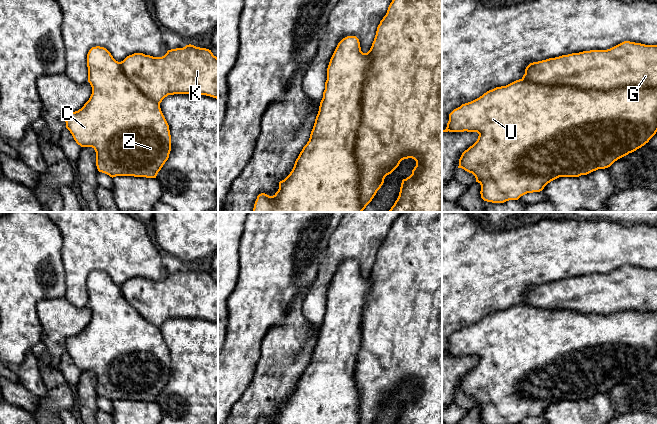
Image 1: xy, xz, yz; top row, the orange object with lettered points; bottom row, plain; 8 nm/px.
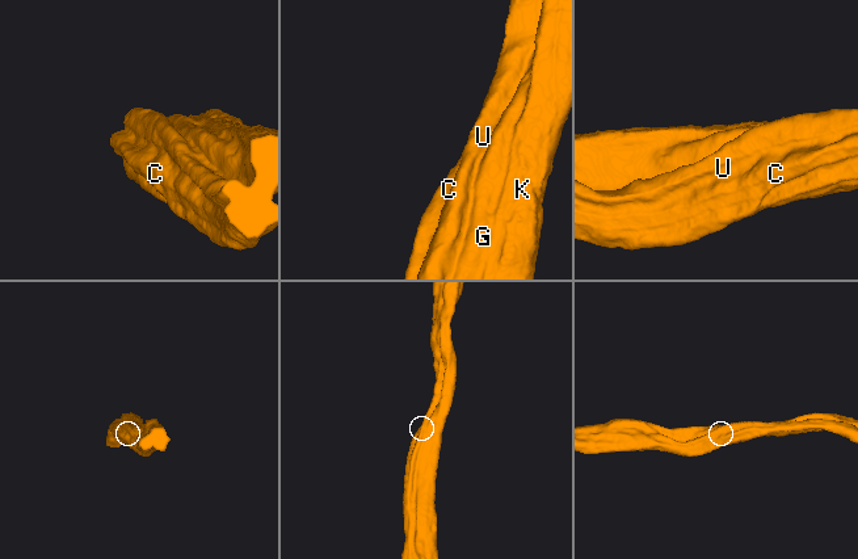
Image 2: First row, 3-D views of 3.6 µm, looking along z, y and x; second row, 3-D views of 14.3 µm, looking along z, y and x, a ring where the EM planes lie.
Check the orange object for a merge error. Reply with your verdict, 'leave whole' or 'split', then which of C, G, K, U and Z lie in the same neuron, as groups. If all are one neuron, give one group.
split; groups C U Z / G K

